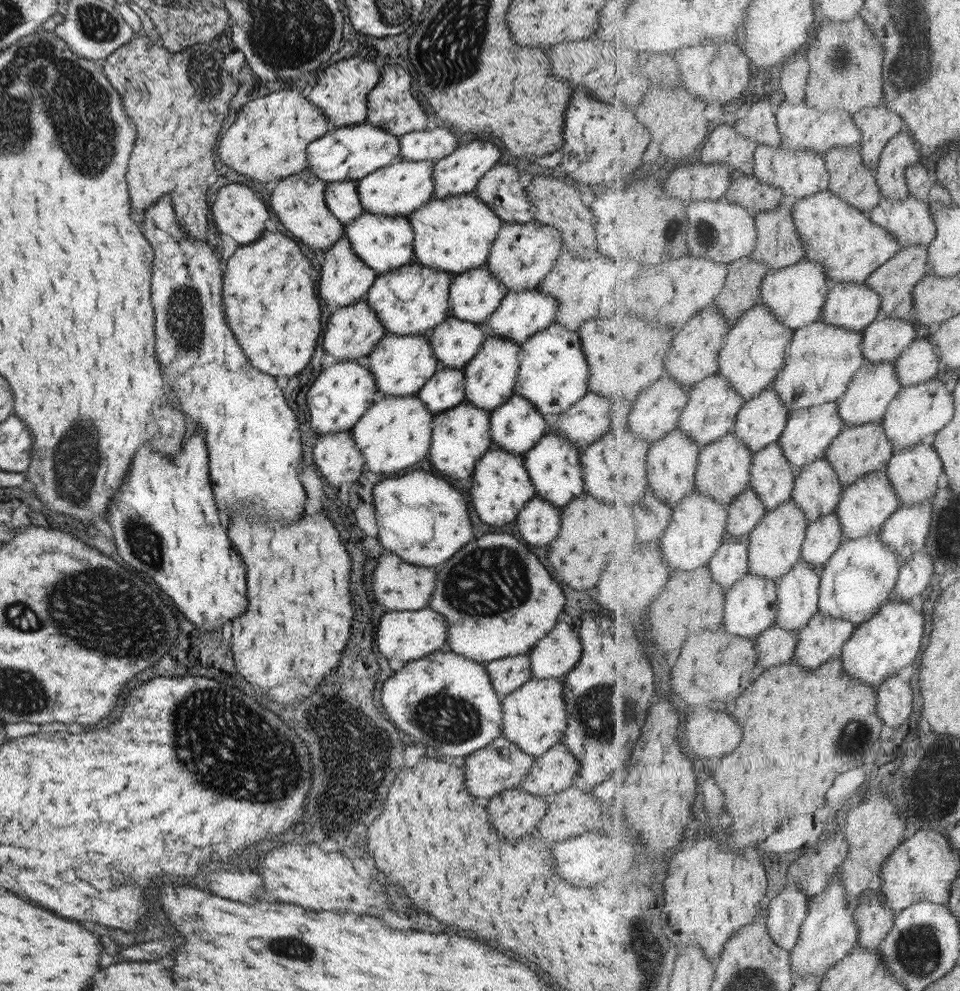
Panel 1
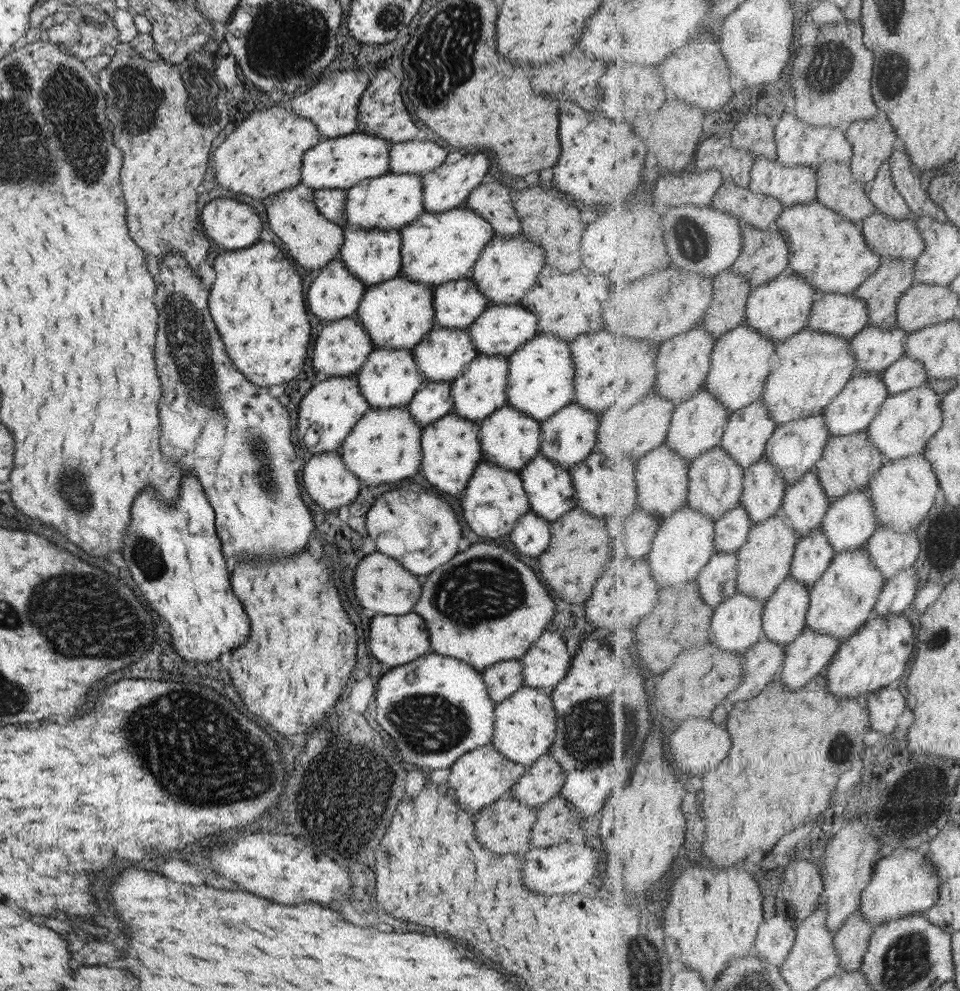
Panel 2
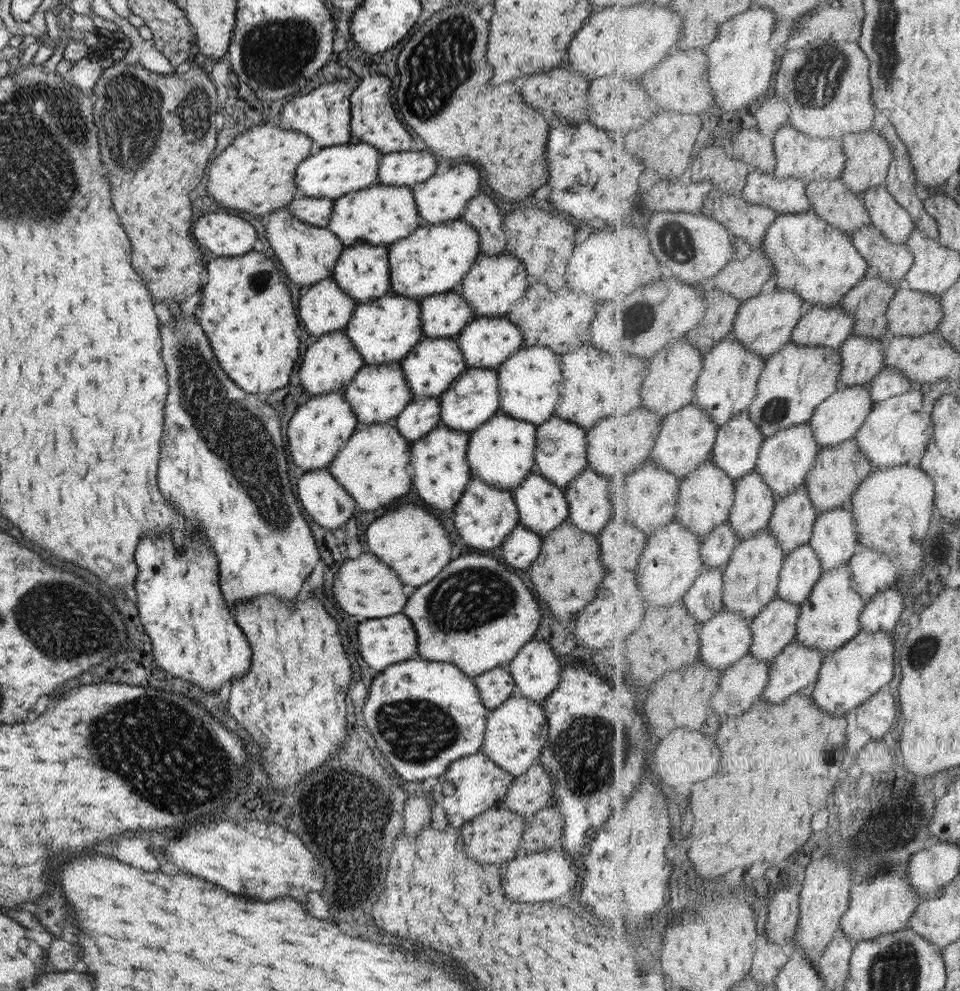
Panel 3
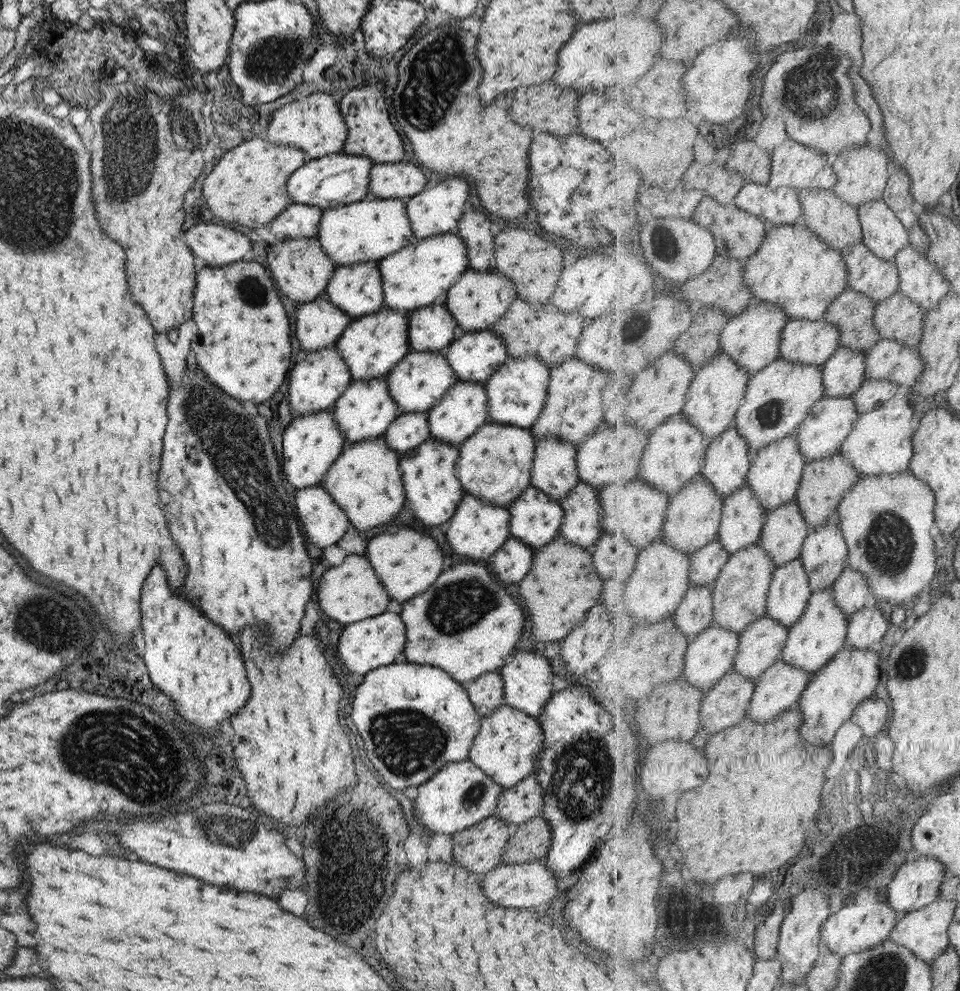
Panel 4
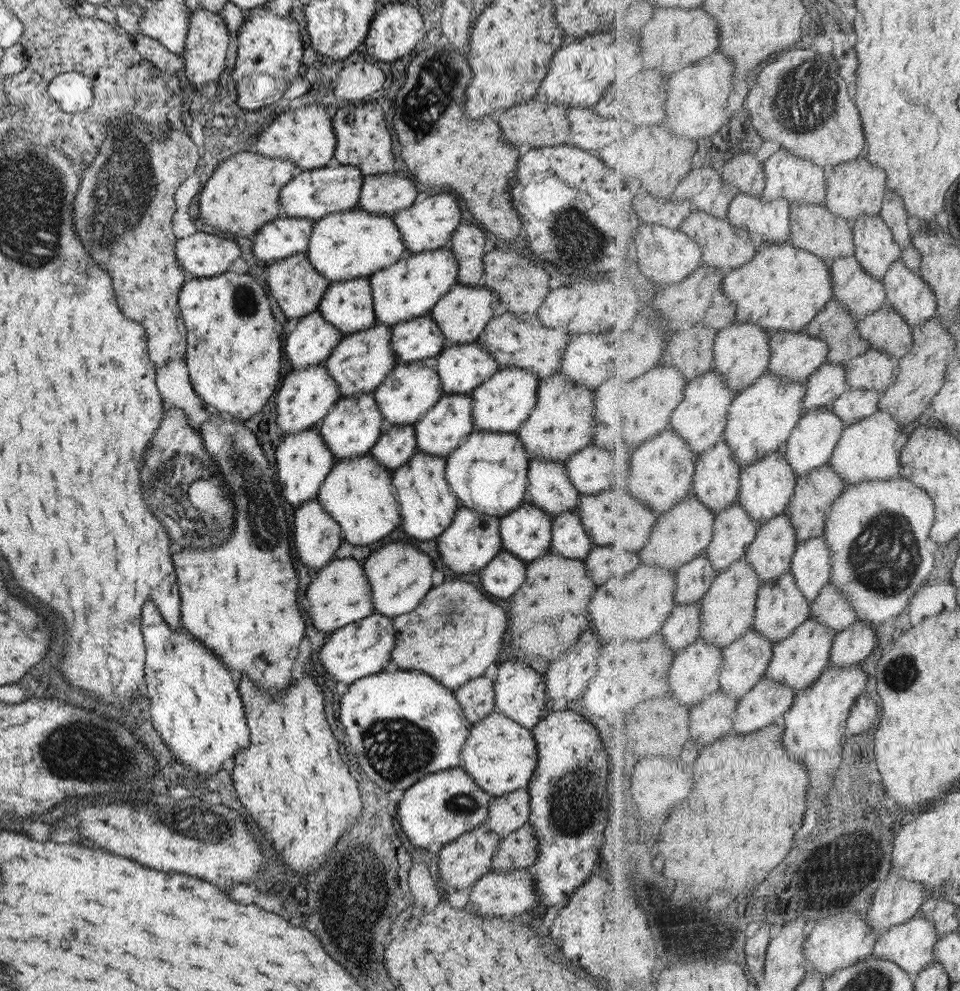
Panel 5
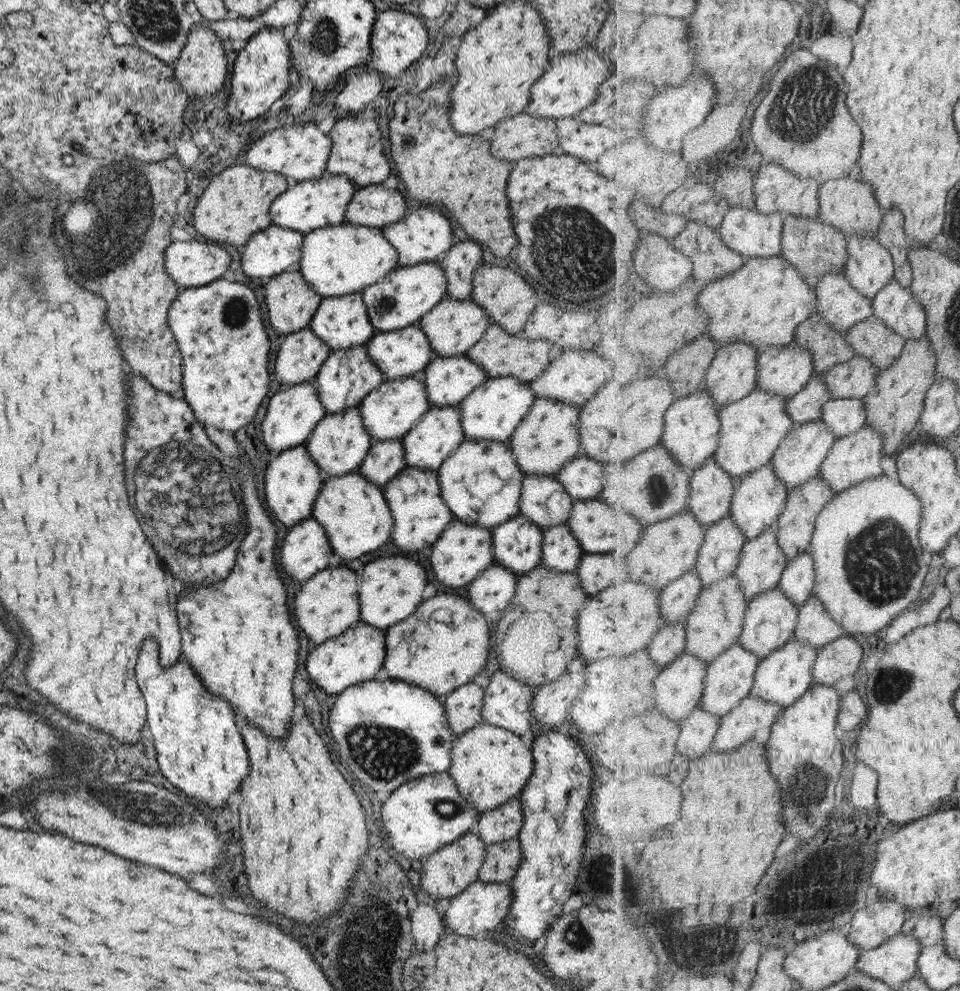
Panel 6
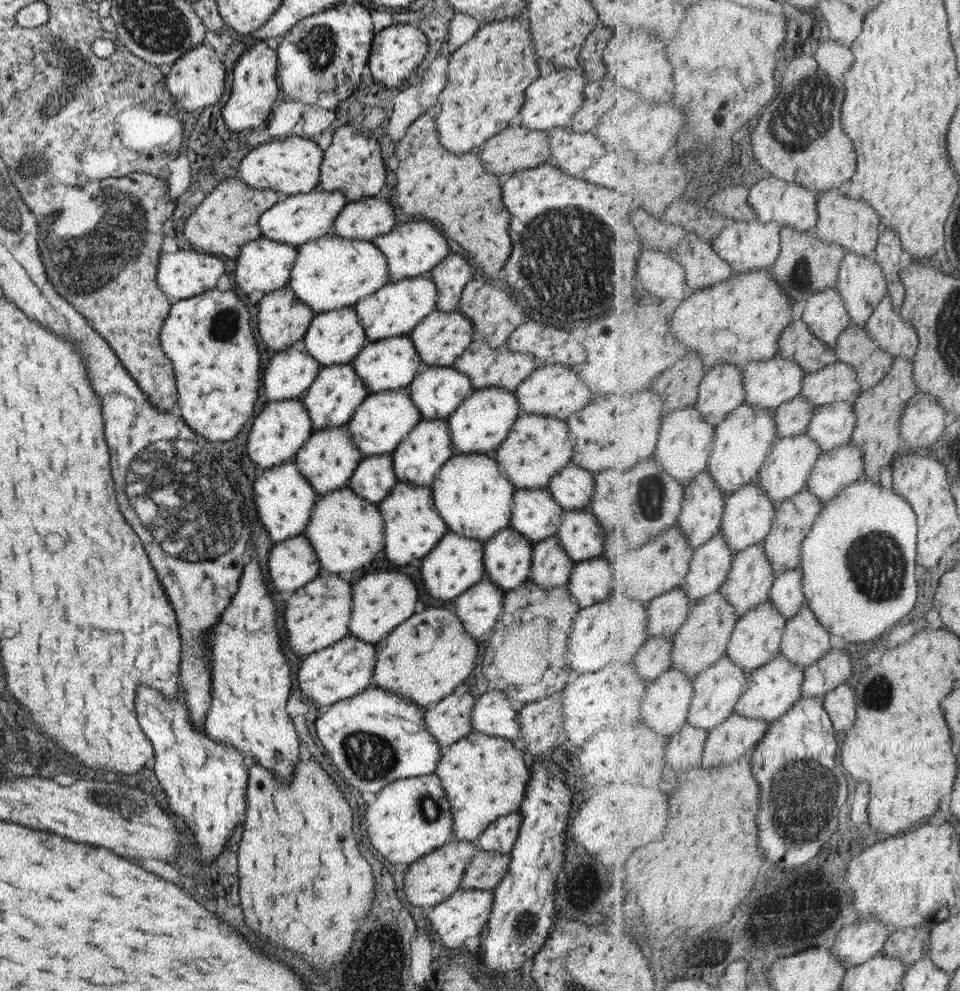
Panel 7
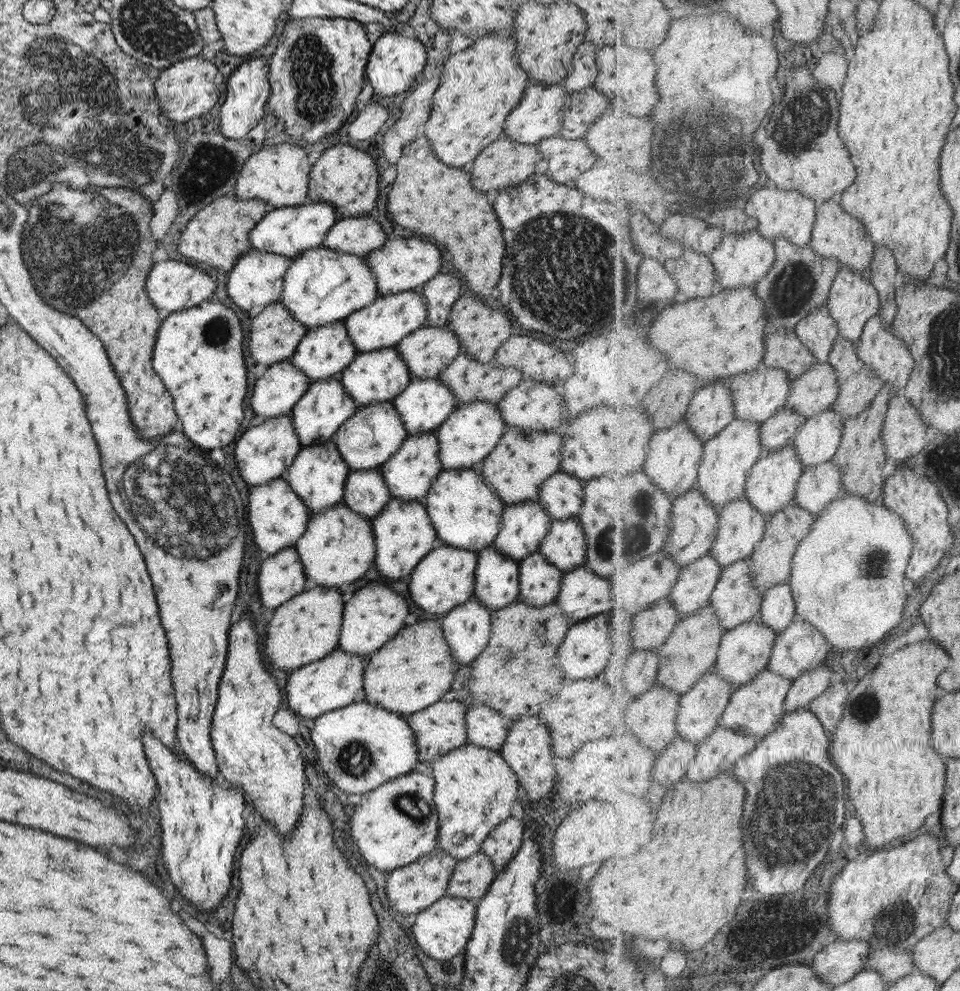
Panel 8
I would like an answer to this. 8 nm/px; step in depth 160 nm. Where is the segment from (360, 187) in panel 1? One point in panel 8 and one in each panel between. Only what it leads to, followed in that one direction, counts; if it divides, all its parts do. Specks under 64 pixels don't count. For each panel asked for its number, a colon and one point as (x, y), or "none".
2: (392, 200)
3: (381, 214)
4: (367, 230)
5: (342, 246)
6: (336, 260)
7: (329, 272)
8: (321, 286)

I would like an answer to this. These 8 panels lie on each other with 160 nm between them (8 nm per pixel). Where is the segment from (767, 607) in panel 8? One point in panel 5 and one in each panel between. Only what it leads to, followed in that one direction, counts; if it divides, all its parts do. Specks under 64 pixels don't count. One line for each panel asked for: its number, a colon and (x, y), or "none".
5: (812, 564)
6: (798, 581)
7: (787, 593)

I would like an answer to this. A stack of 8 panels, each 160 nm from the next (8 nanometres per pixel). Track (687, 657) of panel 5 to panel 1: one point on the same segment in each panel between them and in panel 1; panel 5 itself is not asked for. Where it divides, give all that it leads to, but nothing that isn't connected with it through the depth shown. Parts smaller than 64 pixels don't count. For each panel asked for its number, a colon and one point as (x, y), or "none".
1: (752, 604)
2: (737, 624)
3: (726, 639)
4: (711, 654)

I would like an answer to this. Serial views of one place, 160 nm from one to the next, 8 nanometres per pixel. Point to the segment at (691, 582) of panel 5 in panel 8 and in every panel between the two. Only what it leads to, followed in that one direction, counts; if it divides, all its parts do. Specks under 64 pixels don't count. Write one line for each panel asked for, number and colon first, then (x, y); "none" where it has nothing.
6: (678, 599)
7: (667, 612)
8: (652, 628)

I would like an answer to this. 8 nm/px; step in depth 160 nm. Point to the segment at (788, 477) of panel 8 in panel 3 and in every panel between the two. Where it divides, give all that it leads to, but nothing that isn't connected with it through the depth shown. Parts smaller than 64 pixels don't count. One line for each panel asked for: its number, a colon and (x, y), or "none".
3: (840, 417)
4: (831, 421)
5: (812, 443)
6: (800, 458)
7: (786, 472)

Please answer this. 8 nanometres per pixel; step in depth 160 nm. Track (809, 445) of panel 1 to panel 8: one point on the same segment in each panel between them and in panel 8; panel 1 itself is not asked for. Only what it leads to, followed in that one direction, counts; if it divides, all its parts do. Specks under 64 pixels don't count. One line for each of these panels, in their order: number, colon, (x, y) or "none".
2: (796, 447)
3: (785, 460)
4: (777, 470)
5: (767, 487)
6: (761, 496)
7: (749, 513)
8: (742, 525)

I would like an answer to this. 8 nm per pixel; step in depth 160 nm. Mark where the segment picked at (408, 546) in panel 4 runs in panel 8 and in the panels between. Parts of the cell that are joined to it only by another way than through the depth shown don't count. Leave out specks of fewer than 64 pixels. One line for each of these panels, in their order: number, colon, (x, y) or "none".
5: (399, 575)
6: (390, 588)
7: (381, 600)
8: (371, 617)

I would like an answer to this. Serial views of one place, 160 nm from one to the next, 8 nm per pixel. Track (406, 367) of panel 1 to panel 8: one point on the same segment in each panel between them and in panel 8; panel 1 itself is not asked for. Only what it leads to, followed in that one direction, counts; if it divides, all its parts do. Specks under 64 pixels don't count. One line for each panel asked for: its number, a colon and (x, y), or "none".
2: (388, 378)
3: (377, 393)
4: (365, 409)
5: (350, 428)
6: (338, 443)
7: (327, 459)
8: (318, 473)

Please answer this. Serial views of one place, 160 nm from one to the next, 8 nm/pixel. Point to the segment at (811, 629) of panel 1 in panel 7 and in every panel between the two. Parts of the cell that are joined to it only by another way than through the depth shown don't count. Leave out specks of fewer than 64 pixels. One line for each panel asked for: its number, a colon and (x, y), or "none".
2: (810, 654)
3: (797, 668)
4: (779, 688)
5: (766, 705)
6: (753, 718)
7: (735, 739)

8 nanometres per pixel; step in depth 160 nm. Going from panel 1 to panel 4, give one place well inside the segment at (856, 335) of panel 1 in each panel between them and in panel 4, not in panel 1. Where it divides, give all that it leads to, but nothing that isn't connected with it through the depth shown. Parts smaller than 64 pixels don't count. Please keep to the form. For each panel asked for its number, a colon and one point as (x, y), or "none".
2: (812, 367)
3: (796, 380)
4: (780, 397)

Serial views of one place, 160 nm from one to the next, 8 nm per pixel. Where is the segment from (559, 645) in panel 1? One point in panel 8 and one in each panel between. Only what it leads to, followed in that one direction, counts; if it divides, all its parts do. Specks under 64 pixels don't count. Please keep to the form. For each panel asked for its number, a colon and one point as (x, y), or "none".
2: (545, 663)
3: (535, 670)
4: (526, 677)
5: (518, 691)
6: (506, 701)
7: (492, 714)
8: (484, 728)

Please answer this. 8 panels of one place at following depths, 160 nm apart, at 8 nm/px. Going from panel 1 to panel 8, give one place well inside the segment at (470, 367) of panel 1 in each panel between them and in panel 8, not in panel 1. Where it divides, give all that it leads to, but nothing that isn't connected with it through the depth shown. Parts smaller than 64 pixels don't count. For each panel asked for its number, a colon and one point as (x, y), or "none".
2: (479, 390)
3: (472, 398)
4: (462, 409)
5: (446, 424)
6: (427, 444)
7: (417, 459)
8: (407, 473)

